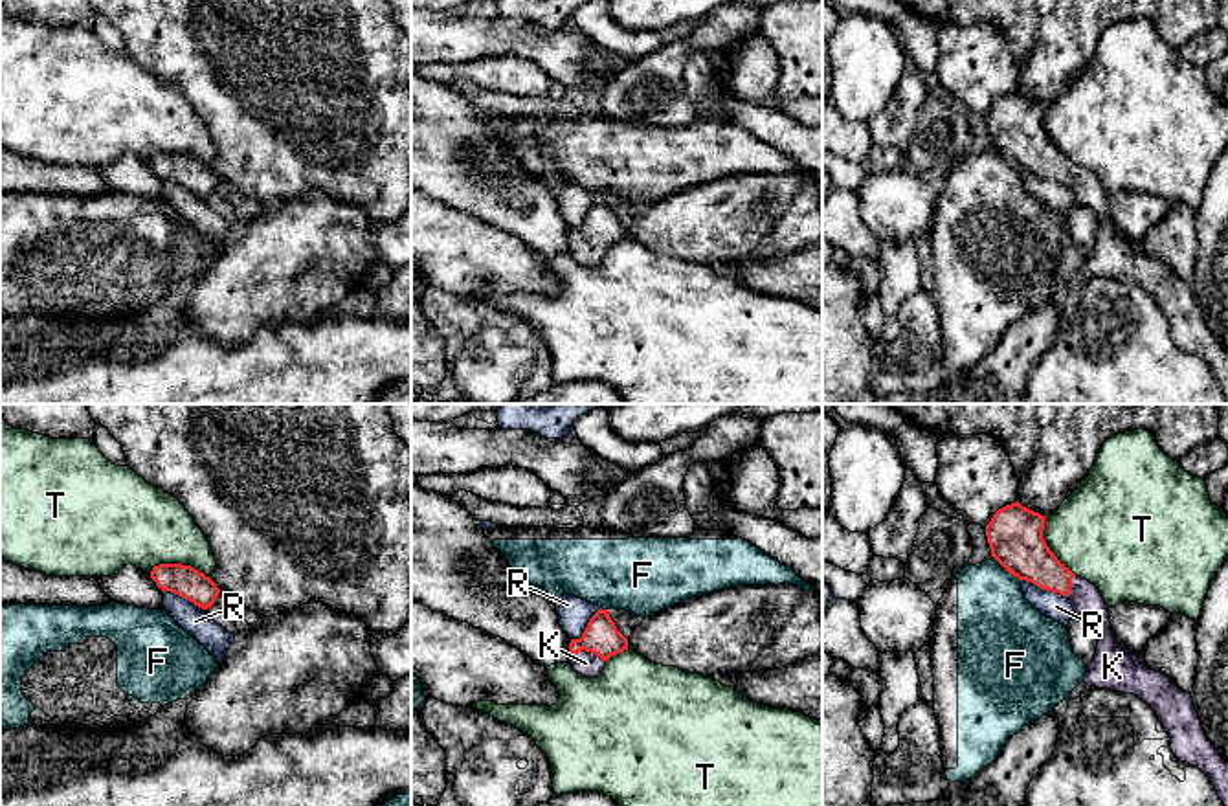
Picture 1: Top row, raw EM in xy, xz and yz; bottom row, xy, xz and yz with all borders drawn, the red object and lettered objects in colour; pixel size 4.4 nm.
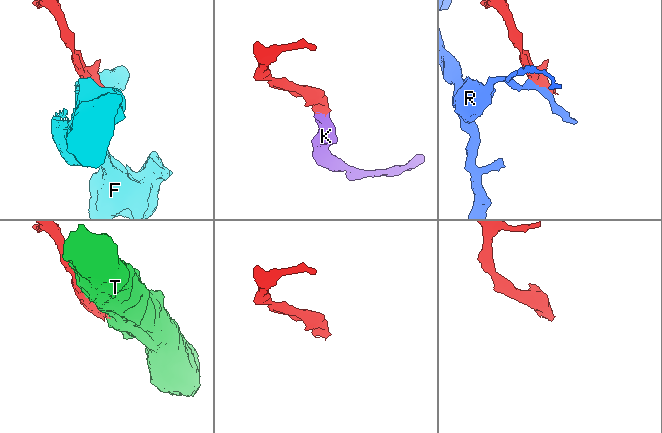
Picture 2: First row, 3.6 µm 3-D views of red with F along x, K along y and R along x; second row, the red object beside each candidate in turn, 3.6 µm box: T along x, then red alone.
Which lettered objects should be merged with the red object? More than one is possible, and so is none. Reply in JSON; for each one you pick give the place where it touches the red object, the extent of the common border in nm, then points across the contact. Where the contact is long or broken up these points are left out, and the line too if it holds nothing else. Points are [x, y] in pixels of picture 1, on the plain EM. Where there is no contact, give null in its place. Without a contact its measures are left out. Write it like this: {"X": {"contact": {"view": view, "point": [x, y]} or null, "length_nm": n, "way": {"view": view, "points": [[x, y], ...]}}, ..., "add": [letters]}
{"K": {"contact": {"view": "xz", "point": [588, 239]}, "length_nm": 170}, "add": ["K"]}

